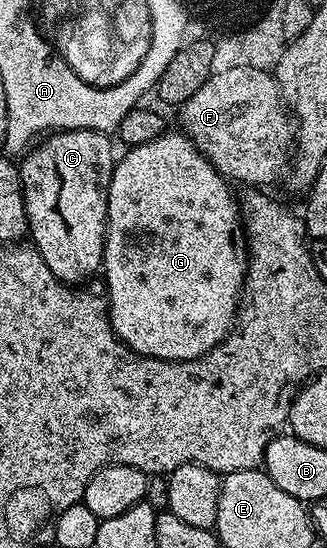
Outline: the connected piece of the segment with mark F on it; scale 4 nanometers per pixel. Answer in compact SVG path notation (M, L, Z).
M232 67L229 71L217 71L212 73L209 79L205 79L205 83L201 83L201 91L197 91L197 95L190 97L183 106L181 106L181 113L183 113L183 125L181 125L182 132L190 137L191 141L202 151L203 156L209 159L209 163L213 163L215 170L228 181L238 183L243 187L267 187L270 181L275 181L283 173L283 168L288 168L289 158L293 153L293 118L284 102L283 94L279 91L279 82L275 80L274 76L268 71L258 70L254 67Z

